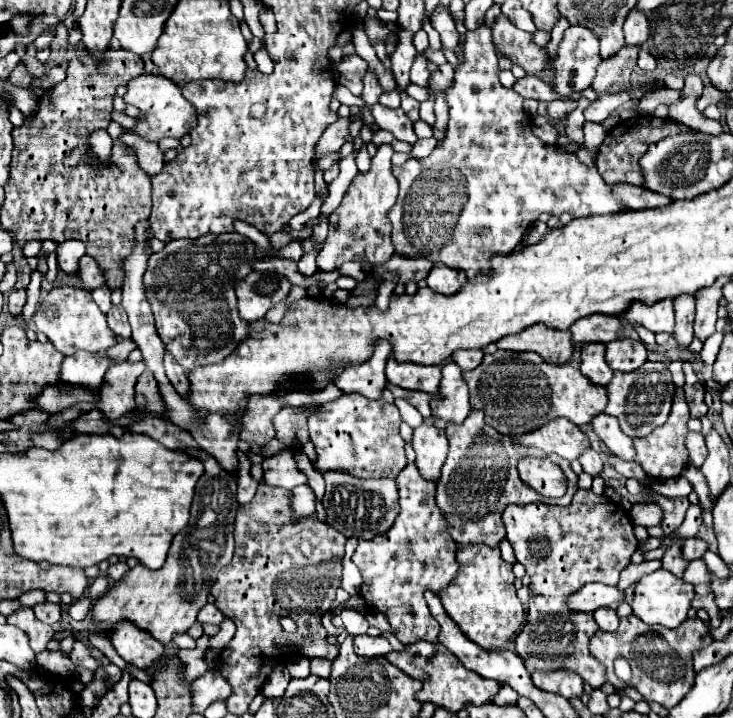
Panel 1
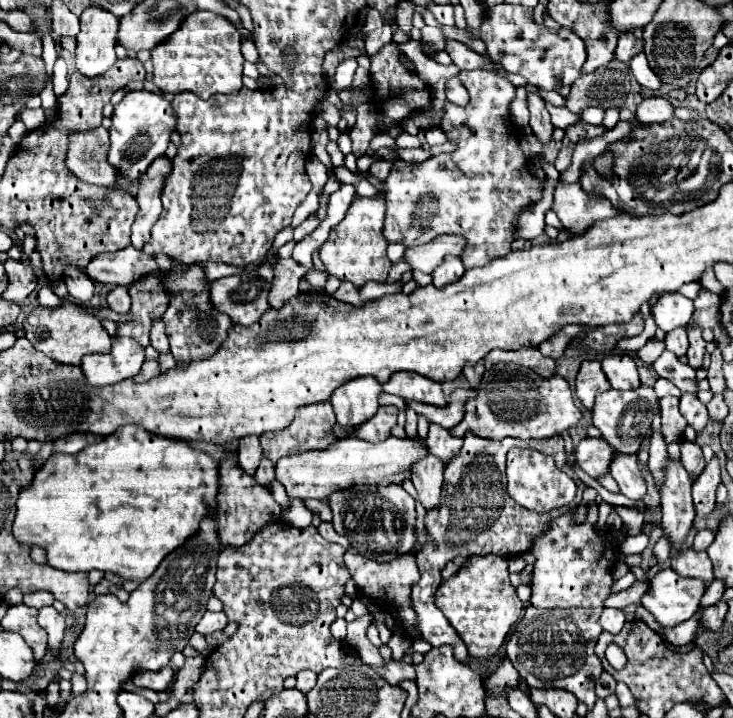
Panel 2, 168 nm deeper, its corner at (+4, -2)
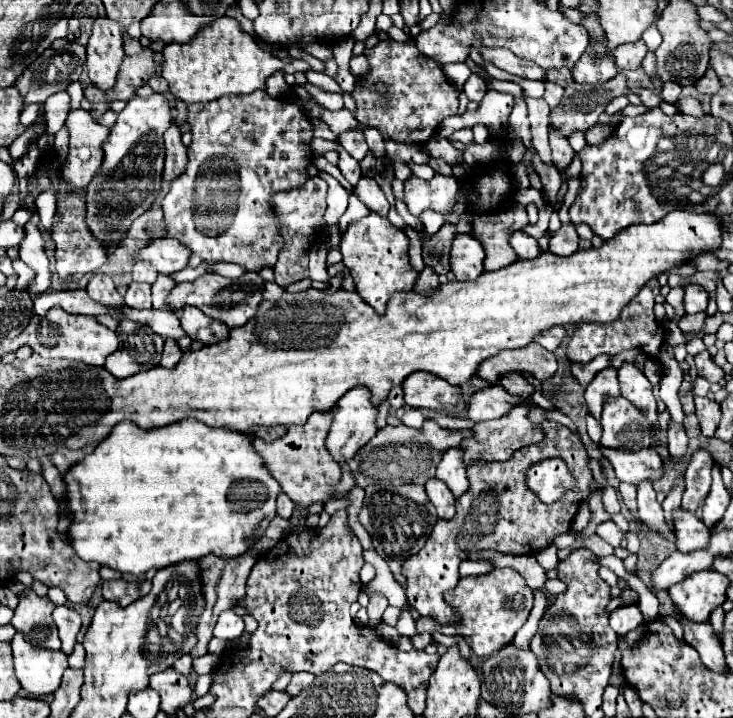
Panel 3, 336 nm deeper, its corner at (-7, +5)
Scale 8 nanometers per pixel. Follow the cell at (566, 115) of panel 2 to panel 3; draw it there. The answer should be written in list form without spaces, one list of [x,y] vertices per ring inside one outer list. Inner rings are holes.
[[[545,82],[545,94],[543,94],[545,102],[549,104],[549,108],[555,108],[559,106],[559,100],[563,98],[563,88],[559,84],[553,84],[553,82]]]

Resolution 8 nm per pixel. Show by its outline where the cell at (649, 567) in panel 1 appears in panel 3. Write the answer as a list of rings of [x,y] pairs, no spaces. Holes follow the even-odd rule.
[[[697,450],[689,466],[685,470],[685,494],[683,494],[683,508],[697,512],[697,508],[703,504],[703,500],[709,494],[711,488],[711,470],[713,470],[713,458],[707,450]]]

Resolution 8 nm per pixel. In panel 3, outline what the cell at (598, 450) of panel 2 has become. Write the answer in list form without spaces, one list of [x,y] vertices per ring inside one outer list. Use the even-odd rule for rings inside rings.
[[[645,448],[639,452],[629,450],[603,450],[605,458],[613,464],[615,474],[621,482],[639,484],[643,480],[659,480],[663,476],[663,460],[653,448]]]

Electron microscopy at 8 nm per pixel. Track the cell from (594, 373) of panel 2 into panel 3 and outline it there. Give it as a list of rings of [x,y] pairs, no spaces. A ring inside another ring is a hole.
[[[613,368],[601,370],[601,372],[593,378],[593,382],[587,386],[587,390],[585,390],[585,400],[587,400],[589,414],[599,420],[599,418],[601,418],[603,404],[605,404],[609,398],[617,398],[617,396],[619,396],[617,370],[613,370]]]

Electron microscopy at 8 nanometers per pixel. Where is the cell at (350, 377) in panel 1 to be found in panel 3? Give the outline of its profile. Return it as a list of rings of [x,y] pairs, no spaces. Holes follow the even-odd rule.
[[[361,386],[353,388],[351,394],[345,394],[339,400],[339,406],[333,410],[333,424],[331,424],[331,430],[327,434],[327,444],[325,446],[327,446],[329,454],[333,456],[333,460],[341,466],[341,480],[335,486],[339,496],[345,496],[349,490],[355,488],[355,474],[349,470],[347,460],[351,460],[357,454],[357,450],[363,448],[375,436],[375,432],[377,432],[375,416],[377,416],[377,408],[371,406],[367,390],[363,390]]]

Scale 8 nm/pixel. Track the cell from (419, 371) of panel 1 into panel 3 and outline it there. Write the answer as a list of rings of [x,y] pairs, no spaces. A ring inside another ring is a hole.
[[[411,374],[403,382],[405,404],[419,410],[437,410],[449,416],[459,416],[465,412],[465,402],[461,400],[461,388],[435,378],[433,374]],[[453,406],[453,408],[447,408]]]

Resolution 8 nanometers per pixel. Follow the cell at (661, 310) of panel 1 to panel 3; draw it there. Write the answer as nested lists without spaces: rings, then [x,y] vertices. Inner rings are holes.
[[[685,286],[685,310],[689,314],[705,312],[709,302],[709,292],[703,286]]]

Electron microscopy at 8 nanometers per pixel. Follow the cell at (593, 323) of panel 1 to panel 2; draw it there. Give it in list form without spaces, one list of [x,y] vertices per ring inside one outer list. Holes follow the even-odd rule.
[[[566,325],[564,329],[560,329],[556,335],[552,335],[548,341],[540,343],[540,351],[548,357],[560,359],[564,355],[564,351],[568,349],[568,345],[572,343],[572,339],[582,331],[582,325]]]

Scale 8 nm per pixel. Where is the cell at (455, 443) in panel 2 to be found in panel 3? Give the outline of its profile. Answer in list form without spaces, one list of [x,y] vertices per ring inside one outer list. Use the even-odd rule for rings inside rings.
[[[449,448],[443,454],[443,460],[437,466],[435,478],[445,482],[455,498],[463,496],[469,490],[469,482],[467,482],[467,474],[463,470],[463,460],[461,460],[461,450],[459,448]]]

